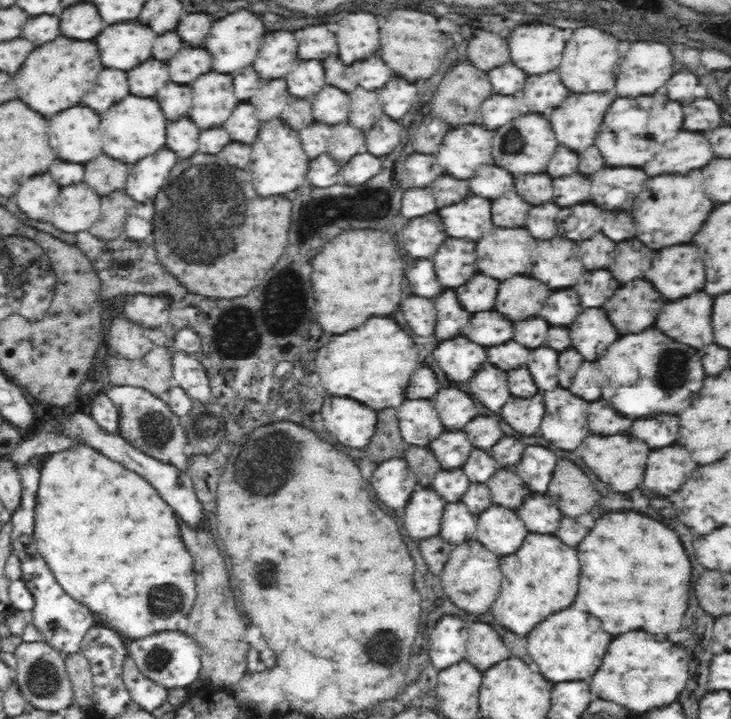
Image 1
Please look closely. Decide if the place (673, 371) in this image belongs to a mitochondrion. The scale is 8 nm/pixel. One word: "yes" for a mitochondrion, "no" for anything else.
yes

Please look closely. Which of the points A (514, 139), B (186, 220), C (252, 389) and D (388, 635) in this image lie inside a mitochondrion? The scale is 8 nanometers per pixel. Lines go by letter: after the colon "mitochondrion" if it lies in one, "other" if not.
A: mitochondrion
B: mitochondrion
C: mitochondrion
D: mitochondrion

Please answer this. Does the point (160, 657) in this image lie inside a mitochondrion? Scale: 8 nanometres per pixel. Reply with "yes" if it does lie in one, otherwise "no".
yes

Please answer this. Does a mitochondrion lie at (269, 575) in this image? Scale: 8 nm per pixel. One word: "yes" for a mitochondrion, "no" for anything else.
yes

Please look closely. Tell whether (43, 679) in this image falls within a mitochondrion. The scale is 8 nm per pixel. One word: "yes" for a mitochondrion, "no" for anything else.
yes

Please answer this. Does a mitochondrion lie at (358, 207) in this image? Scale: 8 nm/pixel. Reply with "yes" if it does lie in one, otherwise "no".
yes

